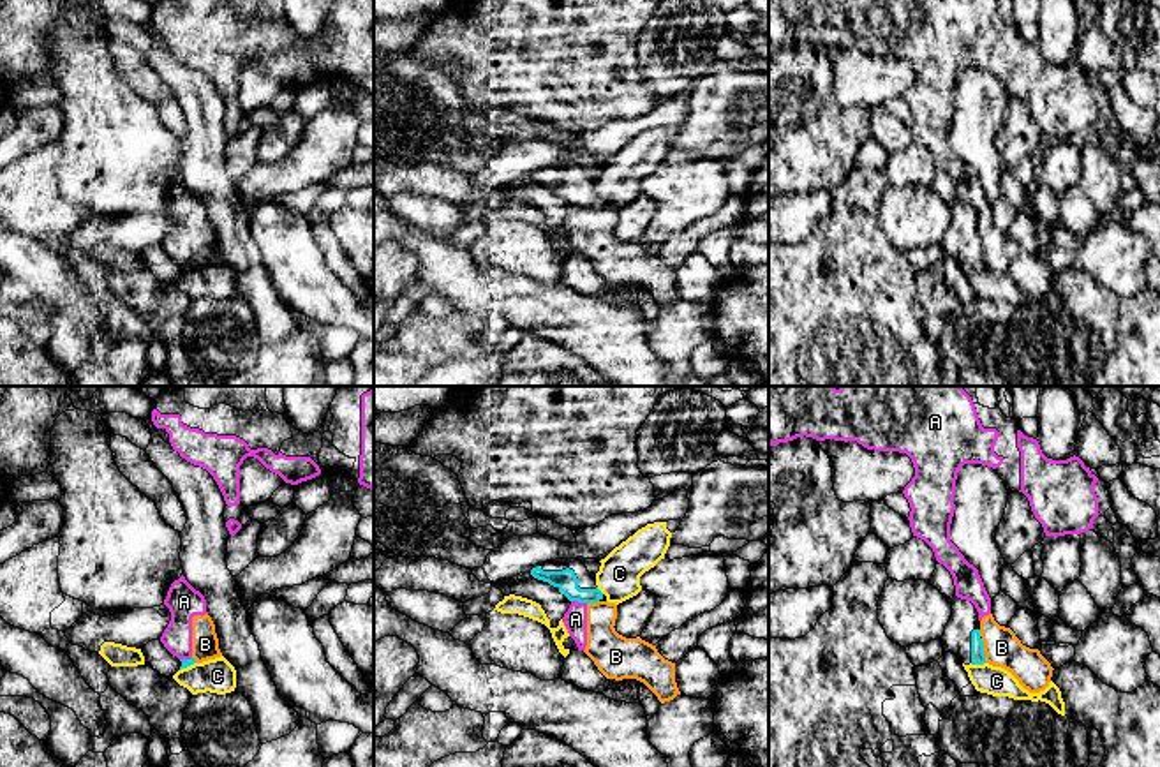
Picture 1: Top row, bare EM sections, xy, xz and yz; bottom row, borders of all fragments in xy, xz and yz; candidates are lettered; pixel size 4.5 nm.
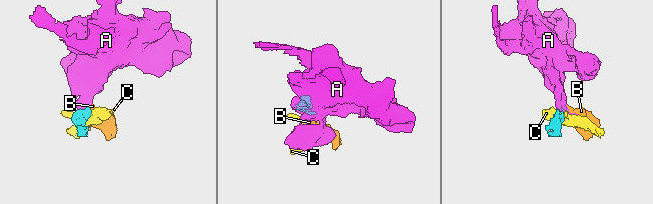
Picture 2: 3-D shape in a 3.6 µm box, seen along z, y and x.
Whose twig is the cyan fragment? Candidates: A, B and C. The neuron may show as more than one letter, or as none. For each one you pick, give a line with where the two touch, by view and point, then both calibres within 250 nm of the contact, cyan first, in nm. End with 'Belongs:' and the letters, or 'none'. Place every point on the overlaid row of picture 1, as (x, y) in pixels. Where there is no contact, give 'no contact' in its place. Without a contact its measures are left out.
Belongs: none

